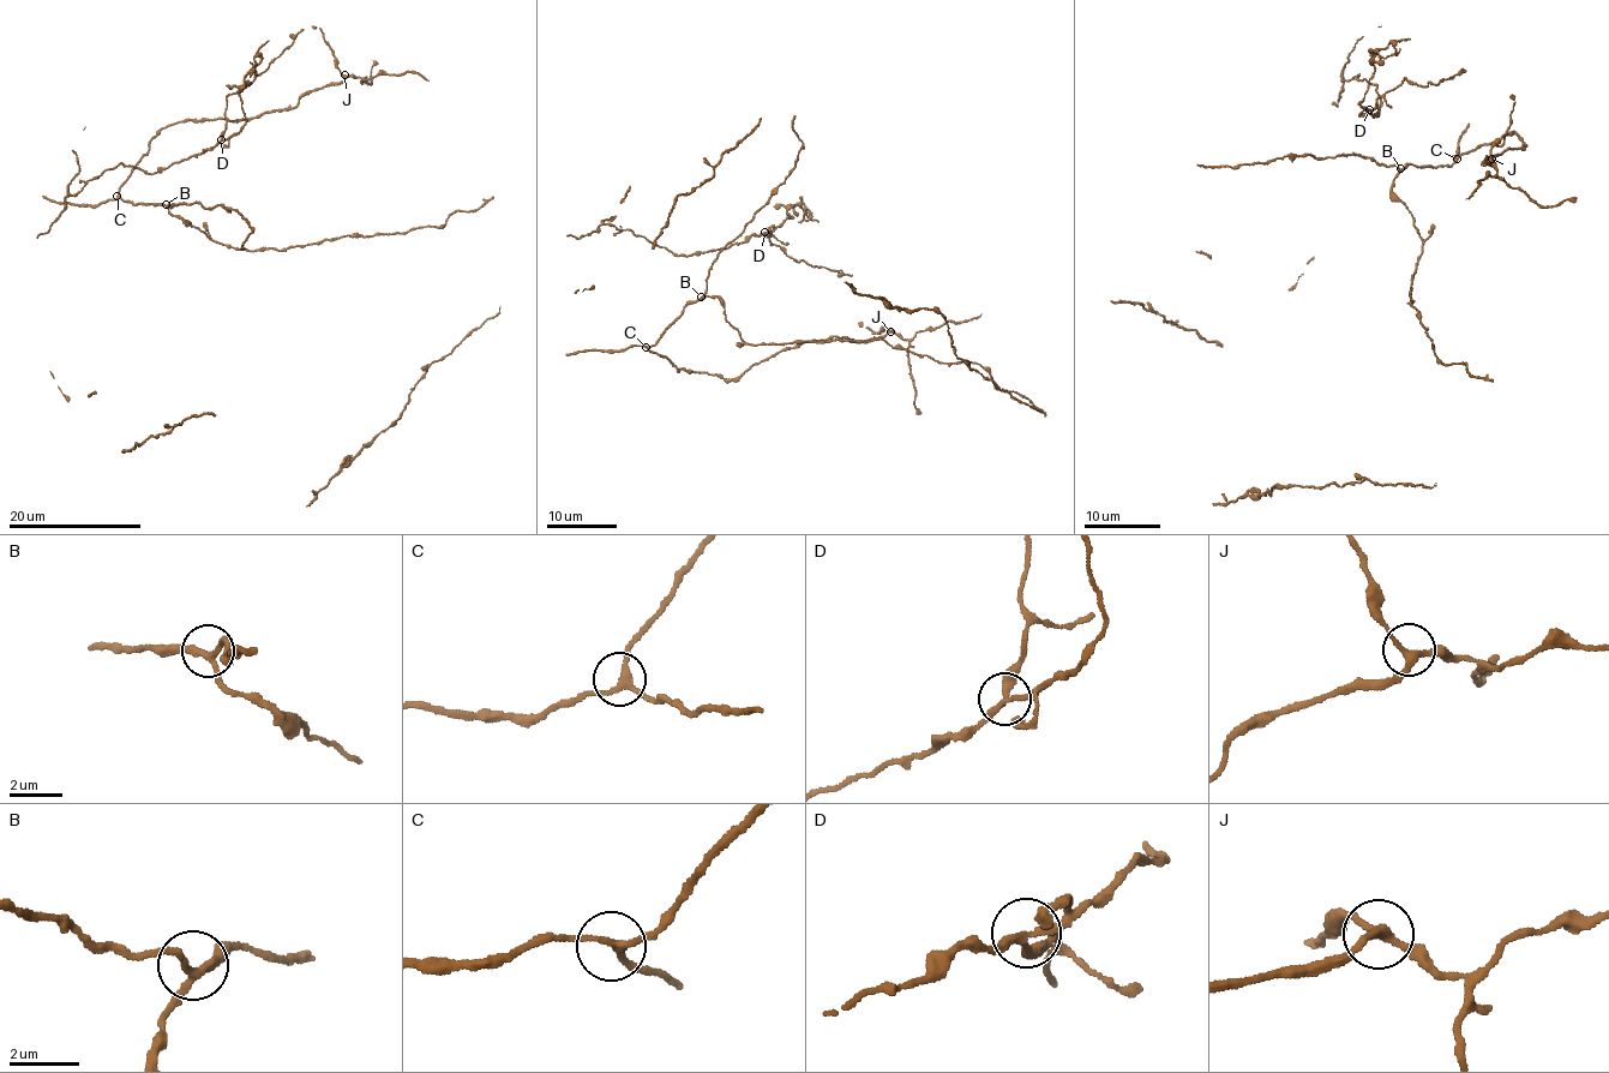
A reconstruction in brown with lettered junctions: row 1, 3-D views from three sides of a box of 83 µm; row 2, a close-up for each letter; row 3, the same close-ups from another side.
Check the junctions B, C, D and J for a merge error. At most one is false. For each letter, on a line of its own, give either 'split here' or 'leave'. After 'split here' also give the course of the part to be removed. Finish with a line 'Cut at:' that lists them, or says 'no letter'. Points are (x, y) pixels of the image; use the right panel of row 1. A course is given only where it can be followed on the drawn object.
B: leave
C: leave
D: split here | (1370, 108), (1360, 105), (1375, 70), (1376, 52), (1391, 43), (1410, 40)
J: leave
Cut at: D

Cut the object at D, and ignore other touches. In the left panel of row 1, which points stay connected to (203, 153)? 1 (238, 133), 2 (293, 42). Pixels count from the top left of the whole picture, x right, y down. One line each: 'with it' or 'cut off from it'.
1: cut off from it
2: with it

